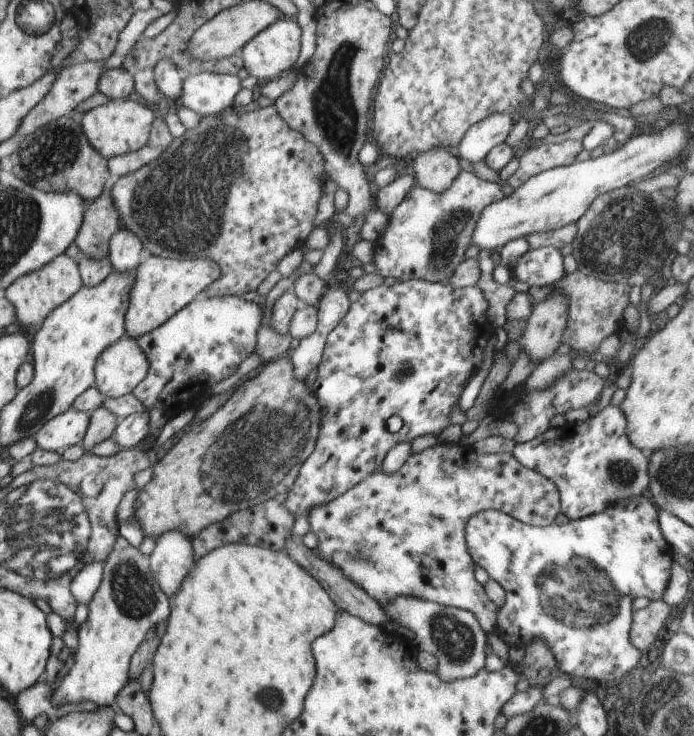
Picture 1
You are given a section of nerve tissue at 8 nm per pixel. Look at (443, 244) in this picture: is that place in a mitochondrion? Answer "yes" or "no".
yes

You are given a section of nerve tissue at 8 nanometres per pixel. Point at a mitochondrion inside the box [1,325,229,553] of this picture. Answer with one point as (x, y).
(36, 410)

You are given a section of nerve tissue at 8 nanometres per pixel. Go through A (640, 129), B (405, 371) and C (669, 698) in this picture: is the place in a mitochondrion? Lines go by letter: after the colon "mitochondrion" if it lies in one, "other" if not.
A: other
B: mitochondrion
C: mitochondrion

